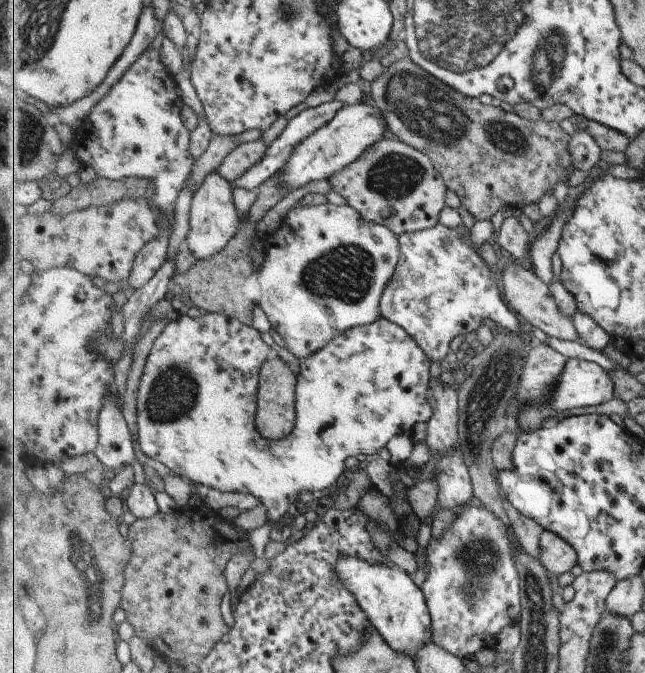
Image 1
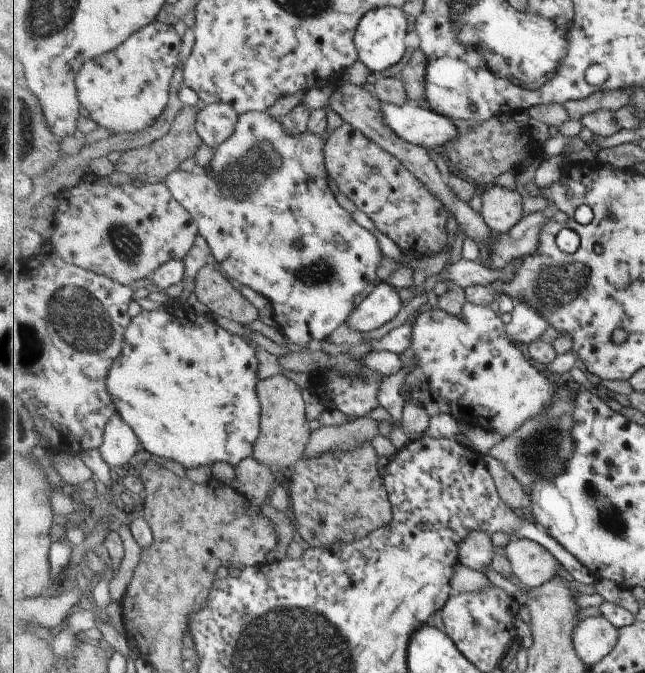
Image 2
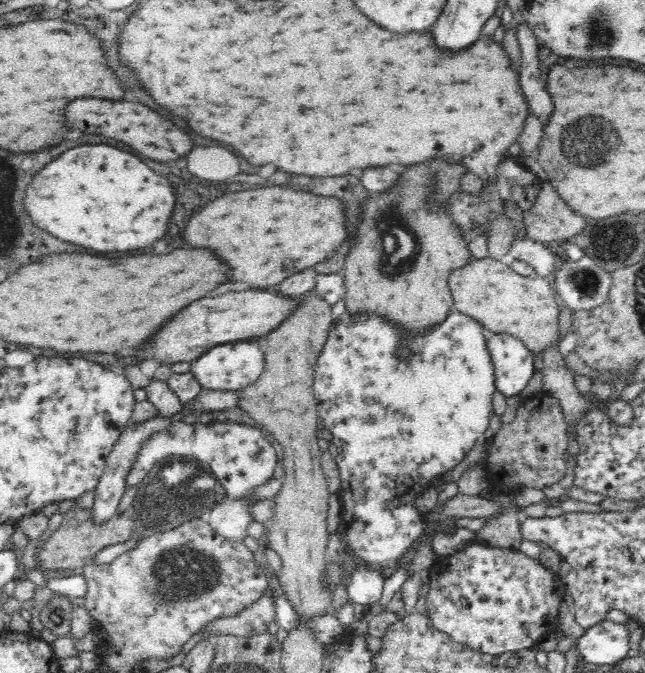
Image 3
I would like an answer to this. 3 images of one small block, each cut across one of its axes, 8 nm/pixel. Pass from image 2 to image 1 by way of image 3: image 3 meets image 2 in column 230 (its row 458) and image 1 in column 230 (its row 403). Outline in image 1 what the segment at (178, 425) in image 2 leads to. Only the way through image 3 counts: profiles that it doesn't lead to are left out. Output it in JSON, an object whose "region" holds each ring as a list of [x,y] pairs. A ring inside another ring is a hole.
{"region":[[[211,312],[205,313],[202,318],[179,315],[178,318],[172,321],[169,320],[160,335],[154,340],[152,349],[146,358],[146,364],[137,393],[138,440],[142,451],[147,457],[163,463],[172,473],[184,476],[193,483],[203,484],[223,493],[245,492],[245,494],[252,494],[259,498],[261,504],[267,510],[269,519],[261,527],[250,530],[247,533],[249,543],[256,557],[263,556],[265,544],[269,541],[268,535],[270,530],[275,526],[277,521],[281,521],[286,514],[292,511],[293,506],[291,504],[297,502],[297,498],[299,498],[301,492],[315,492],[315,490],[321,490],[323,492],[323,490],[331,488],[341,478],[341,474],[345,472],[345,460],[349,456],[355,457],[359,456],[359,454],[377,454],[381,448],[385,448],[385,444],[389,444],[391,438],[395,438],[397,435],[411,435],[415,424],[421,424],[421,422],[428,423],[431,420],[431,416],[435,414],[433,408],[427,402],[431,384],[429,379],[431,378],[431,358],[426,355],[423,347],[418,342],[415,342],[415,338],[411,337],[407,330],[399,326],[399,324],[395,324],[395,322],[381,317],[371,324],[353,327],[351,330],[339,334],[323,350],[319,350],[319,352],[315,352],[315,354],[301,359],[301,372],[299,372],[300,385],[297,388],[297,404],[301,408],[299,409],[299,418],[296,420],[295,432],[283,440],[265,438],[256,426],[258,392],[260,389],[263,364],[274,355],[275,348],[263,340],[260,330],[257,330],[253,325],[243,324],[243,322],[237,320],[235,317],[230,317],[223,313]]]}

